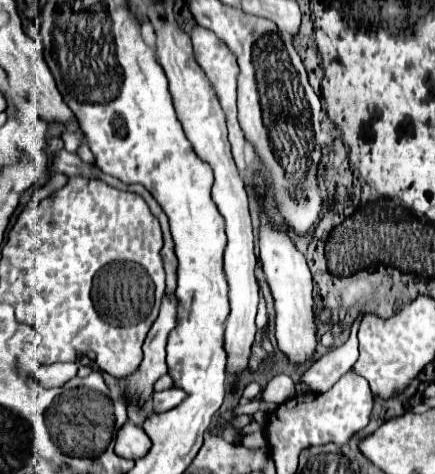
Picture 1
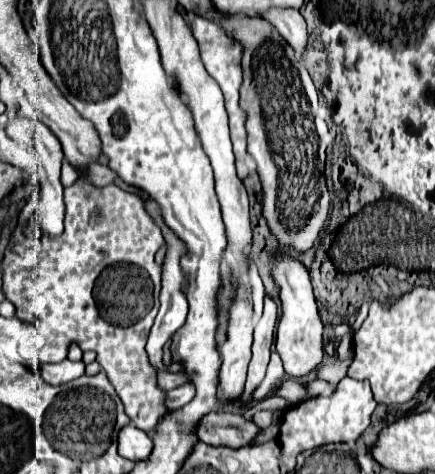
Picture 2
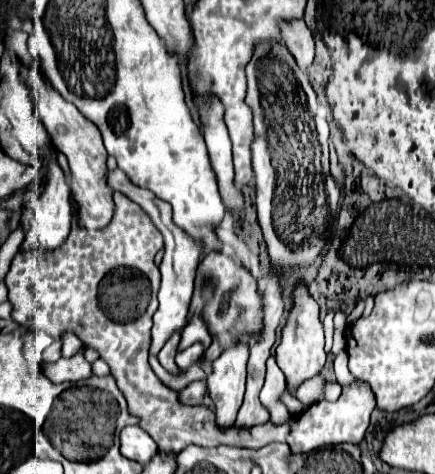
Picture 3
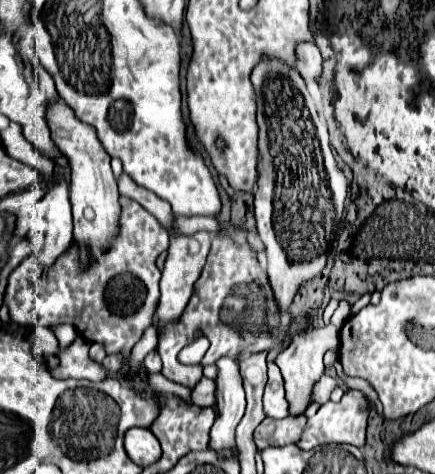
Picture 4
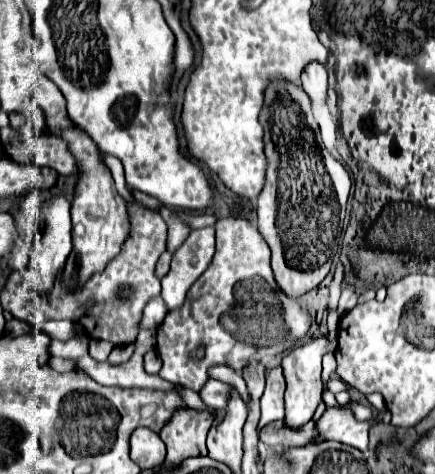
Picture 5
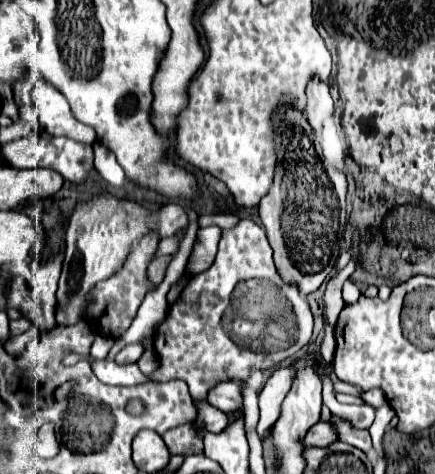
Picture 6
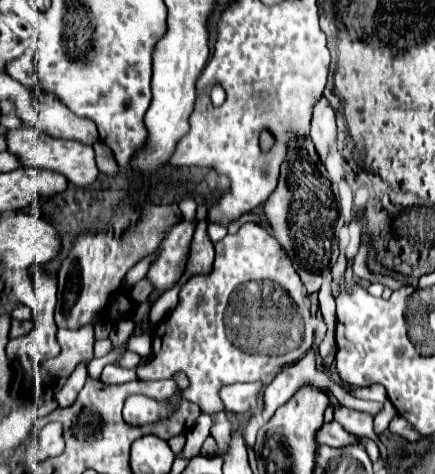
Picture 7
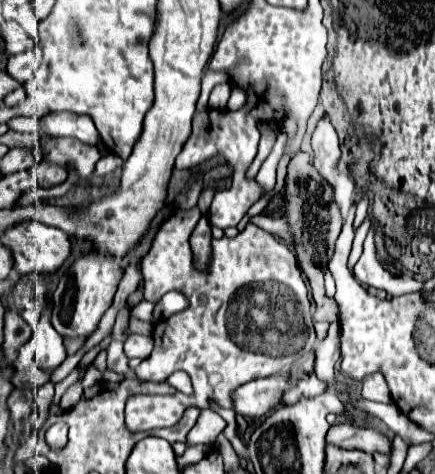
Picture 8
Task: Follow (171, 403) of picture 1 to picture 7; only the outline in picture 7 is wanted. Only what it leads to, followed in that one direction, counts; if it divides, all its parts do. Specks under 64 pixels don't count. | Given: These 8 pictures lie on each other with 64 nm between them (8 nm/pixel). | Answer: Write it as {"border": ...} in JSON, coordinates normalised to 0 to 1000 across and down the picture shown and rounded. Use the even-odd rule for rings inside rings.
{"border":[[[575,806],[575,810],[524,810],[506,819],[506,844],[515,852],[515,865],[529,865],[538,873],[575,869],[593,840],[602,835],[602,806]]]}

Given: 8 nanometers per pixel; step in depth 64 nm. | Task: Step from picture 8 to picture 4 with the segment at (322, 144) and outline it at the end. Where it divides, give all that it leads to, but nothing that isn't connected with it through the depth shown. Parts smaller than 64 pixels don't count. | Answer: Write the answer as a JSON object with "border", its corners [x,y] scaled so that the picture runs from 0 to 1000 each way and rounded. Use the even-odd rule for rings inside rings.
{"border":[[[717,89],[680,93],[680,135],[703,135],[690,143],[690,156],[713,181],[726,181],[726,169],[740,152],[740,118],[736,118],[736,105]]]}

